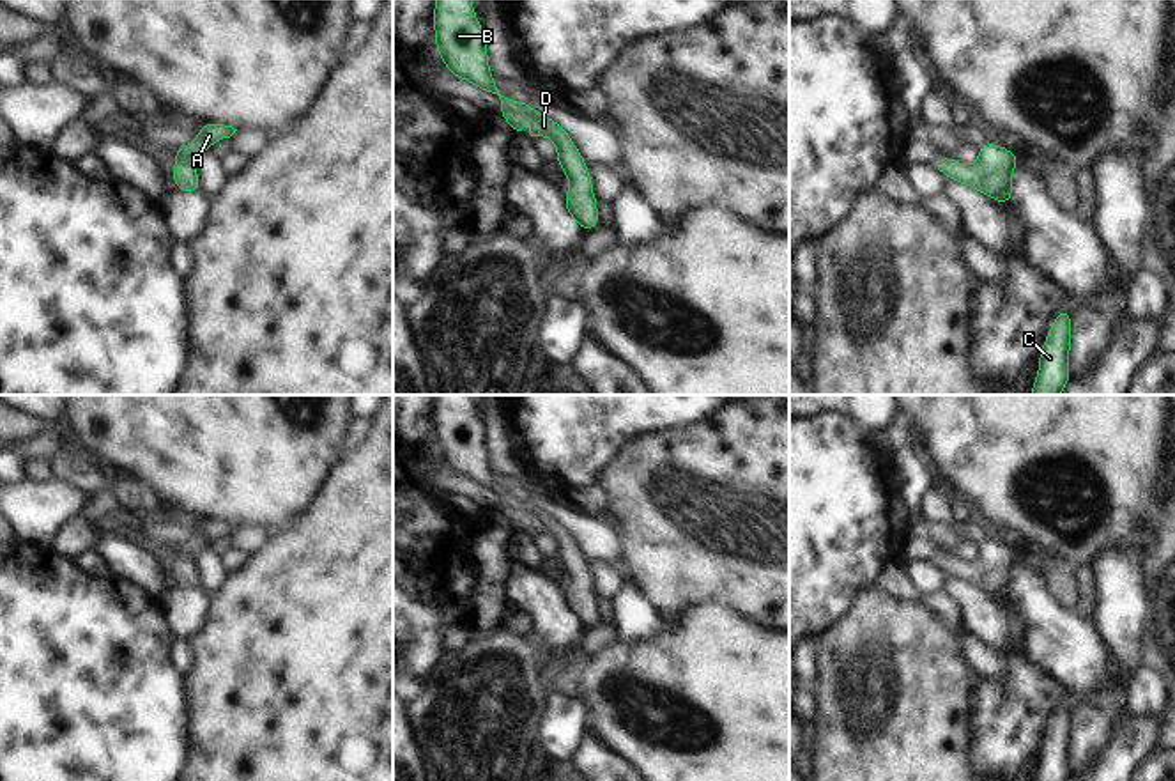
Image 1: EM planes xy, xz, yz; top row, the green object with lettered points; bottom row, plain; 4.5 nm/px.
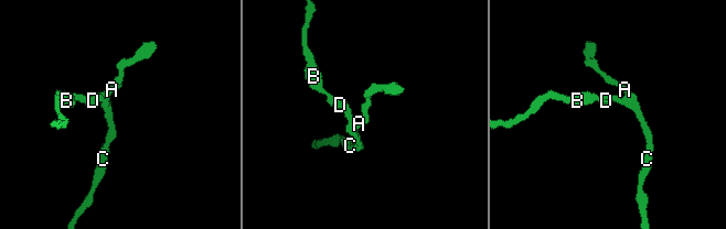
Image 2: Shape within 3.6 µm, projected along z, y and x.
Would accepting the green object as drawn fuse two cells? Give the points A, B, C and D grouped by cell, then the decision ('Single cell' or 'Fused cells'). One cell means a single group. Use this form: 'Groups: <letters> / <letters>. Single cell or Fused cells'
Groups: A B C D. Single cell.

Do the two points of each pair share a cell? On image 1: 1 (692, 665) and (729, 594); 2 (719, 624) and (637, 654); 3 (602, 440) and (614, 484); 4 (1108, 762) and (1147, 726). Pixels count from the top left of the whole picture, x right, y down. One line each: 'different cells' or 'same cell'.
1: different cells
2: same cell
3: different cells
4: same cell

